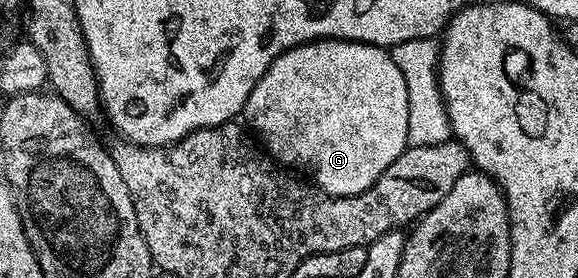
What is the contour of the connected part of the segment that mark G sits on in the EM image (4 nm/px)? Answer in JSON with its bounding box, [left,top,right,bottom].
[244,39,408,197]

